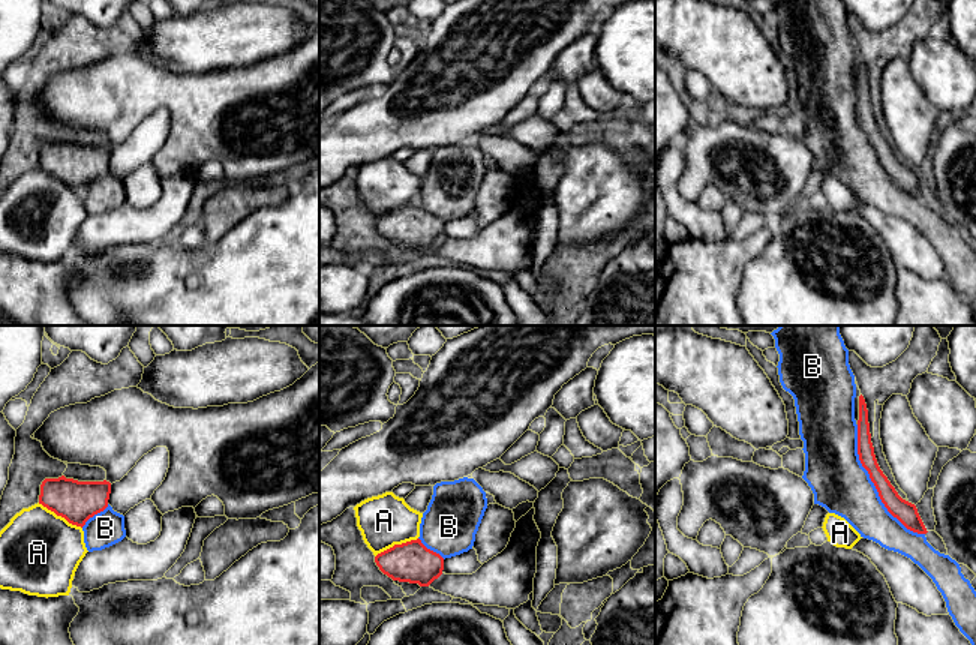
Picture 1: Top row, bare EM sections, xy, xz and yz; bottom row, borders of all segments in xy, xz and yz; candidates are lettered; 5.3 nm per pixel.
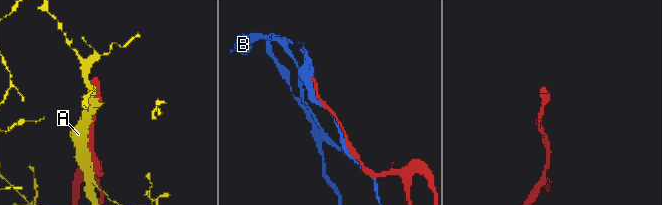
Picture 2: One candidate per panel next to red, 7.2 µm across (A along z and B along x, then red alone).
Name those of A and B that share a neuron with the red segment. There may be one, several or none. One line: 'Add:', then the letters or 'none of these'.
Add: B

